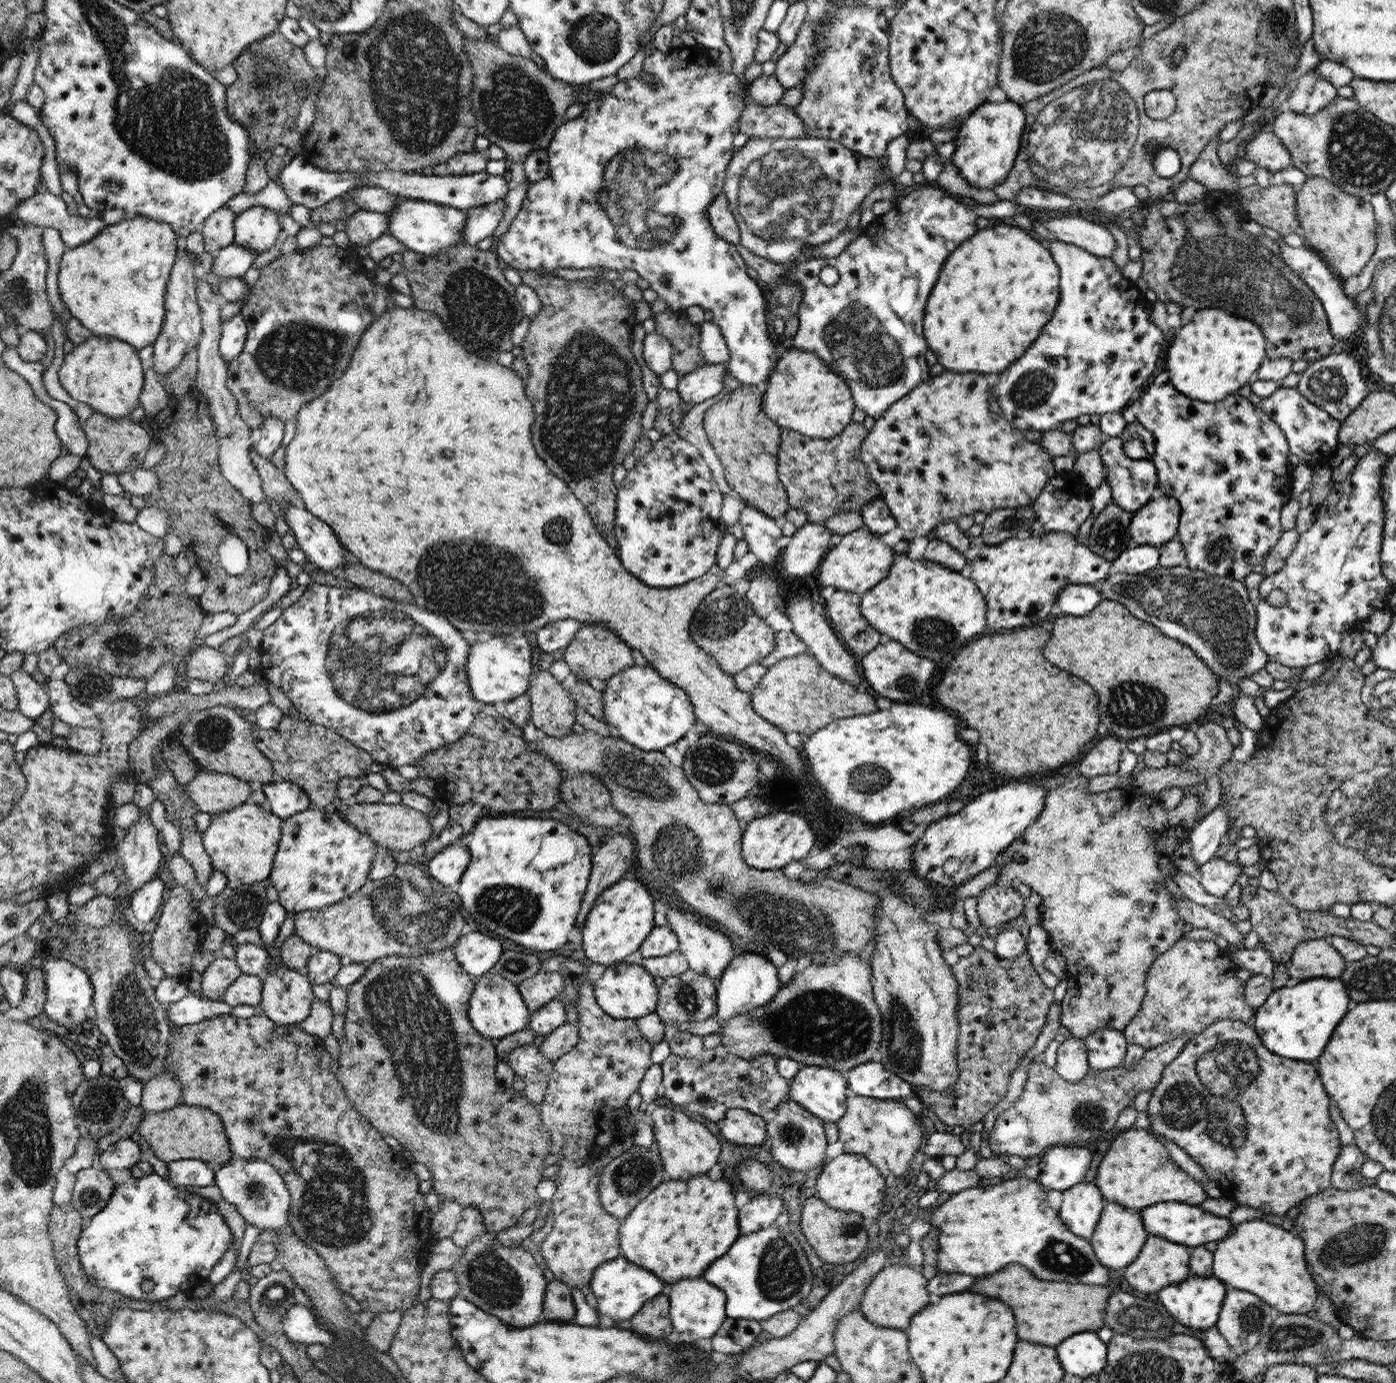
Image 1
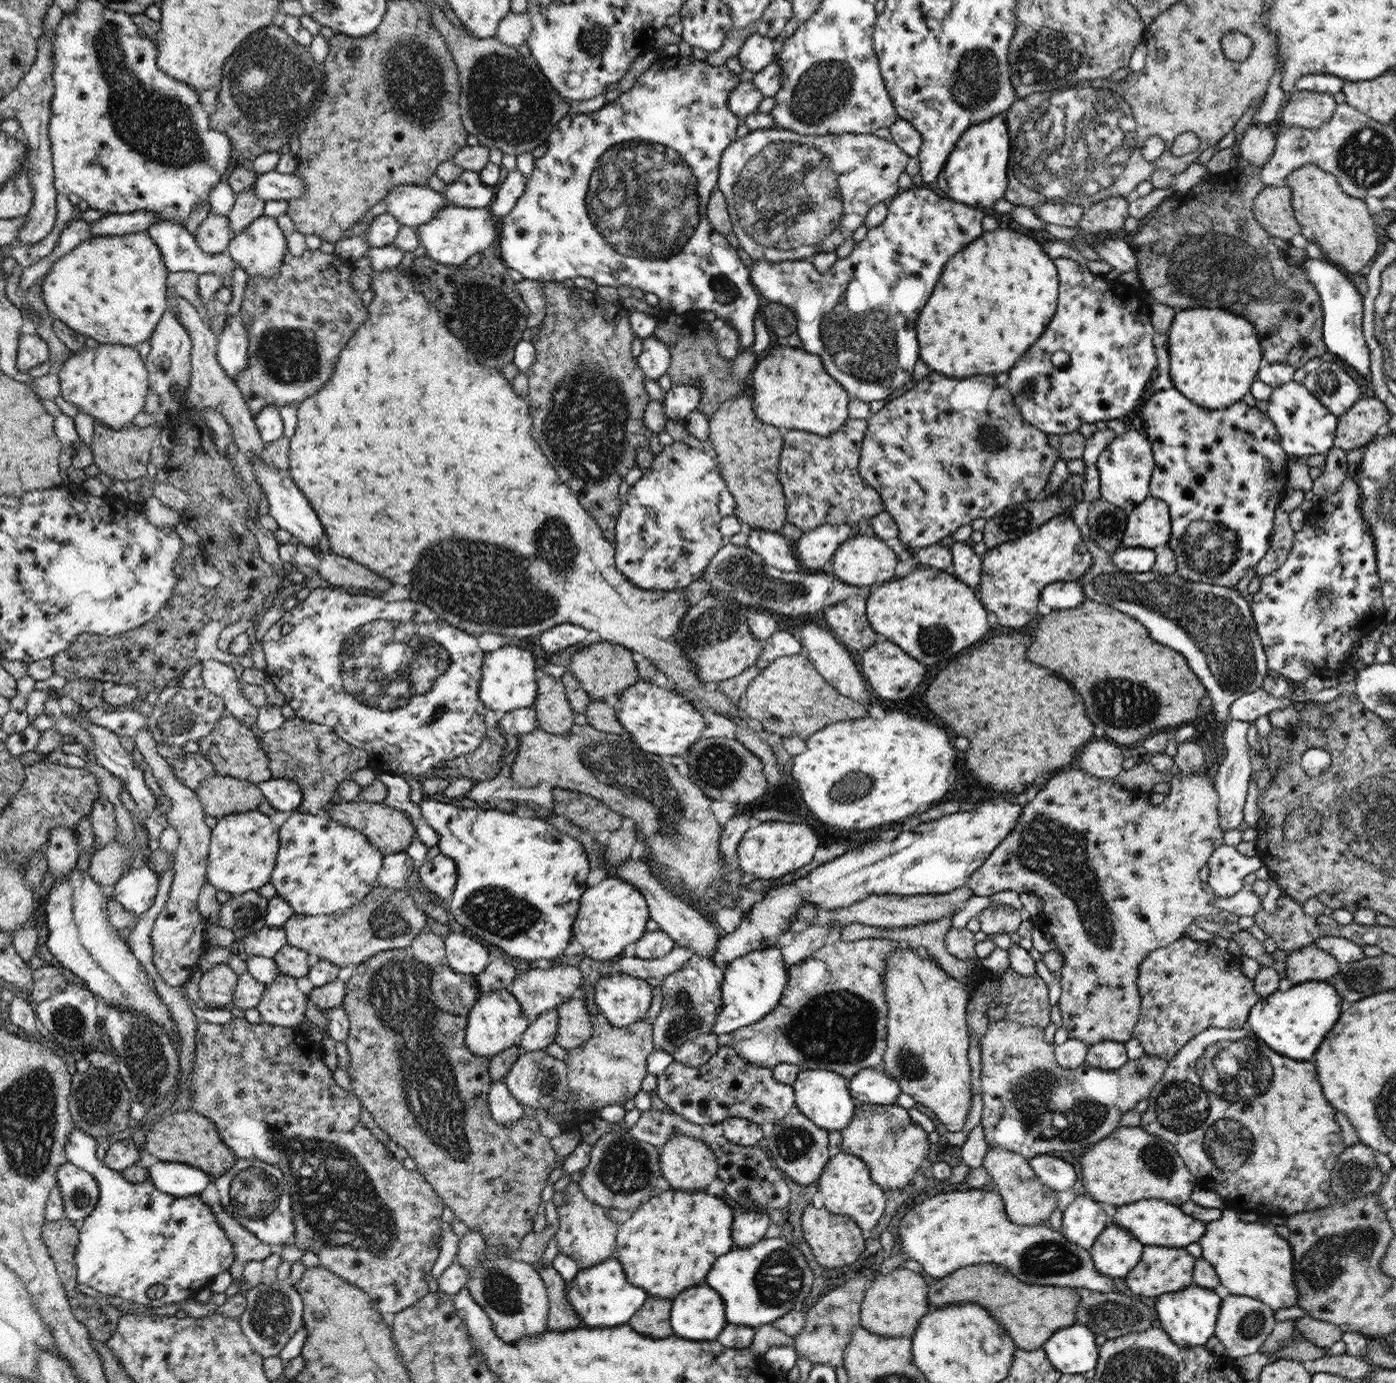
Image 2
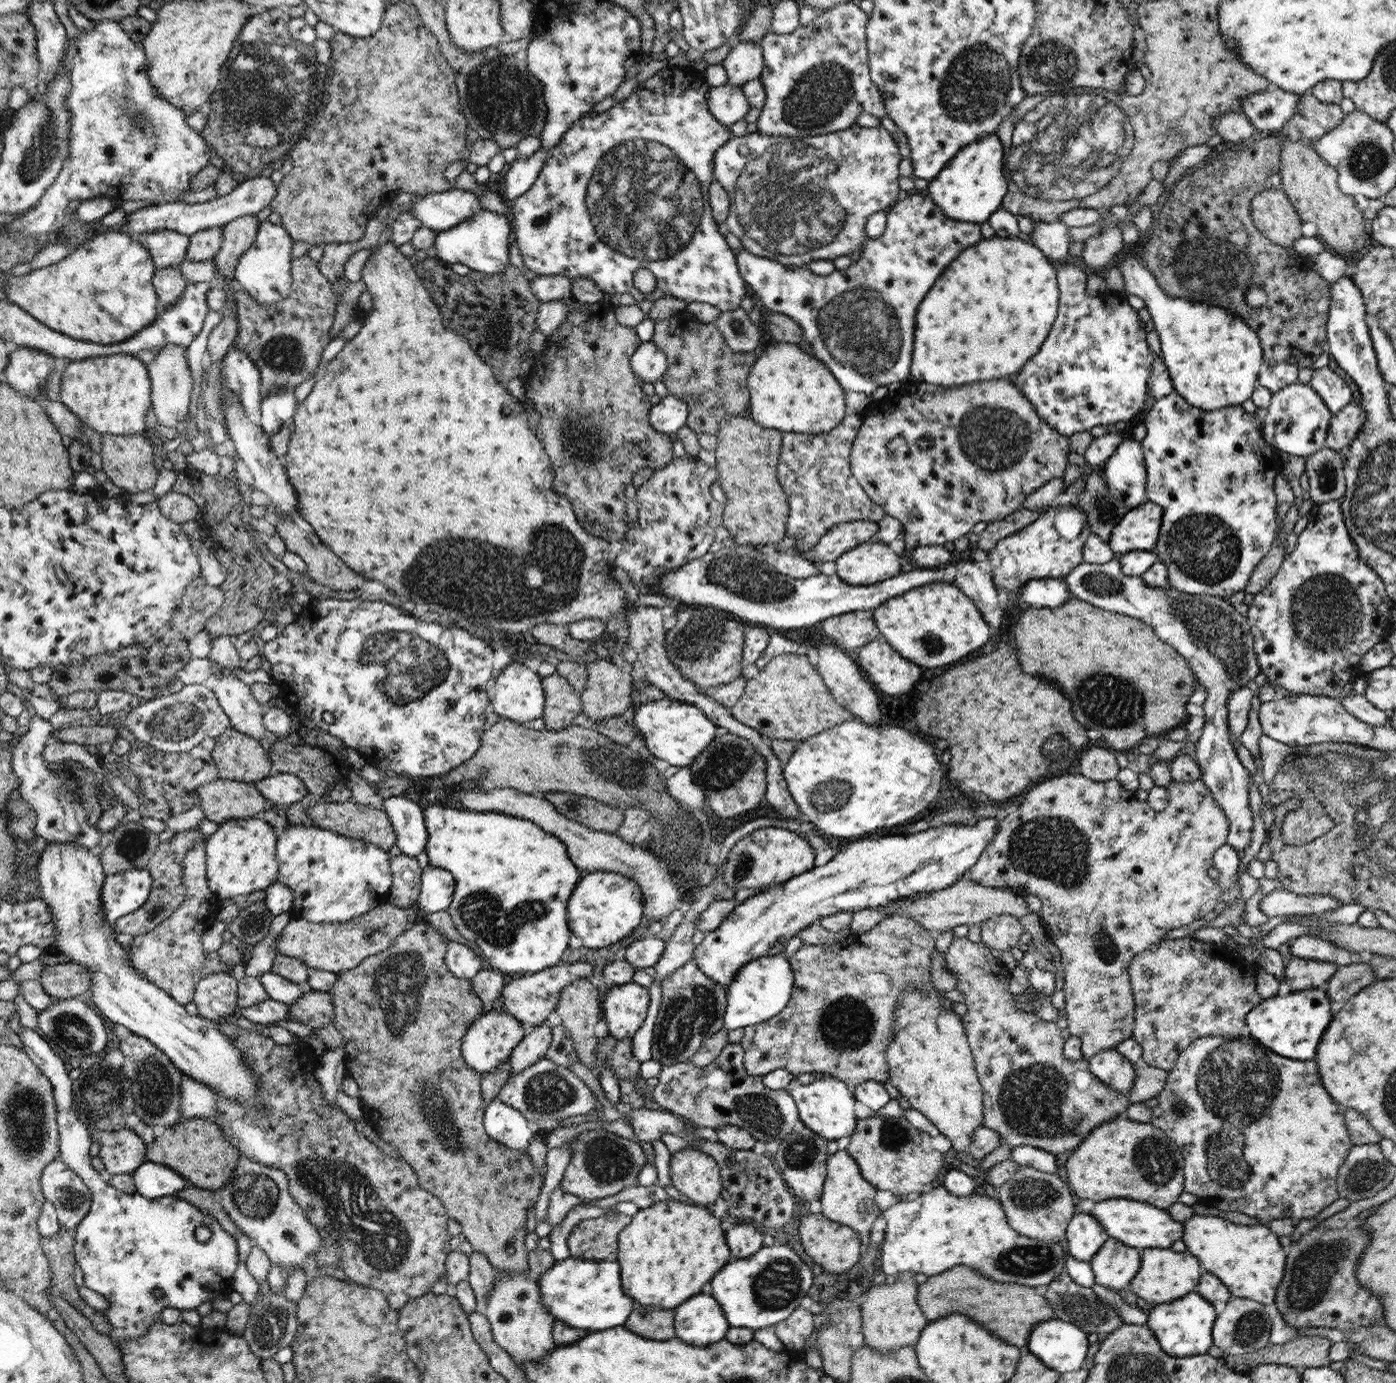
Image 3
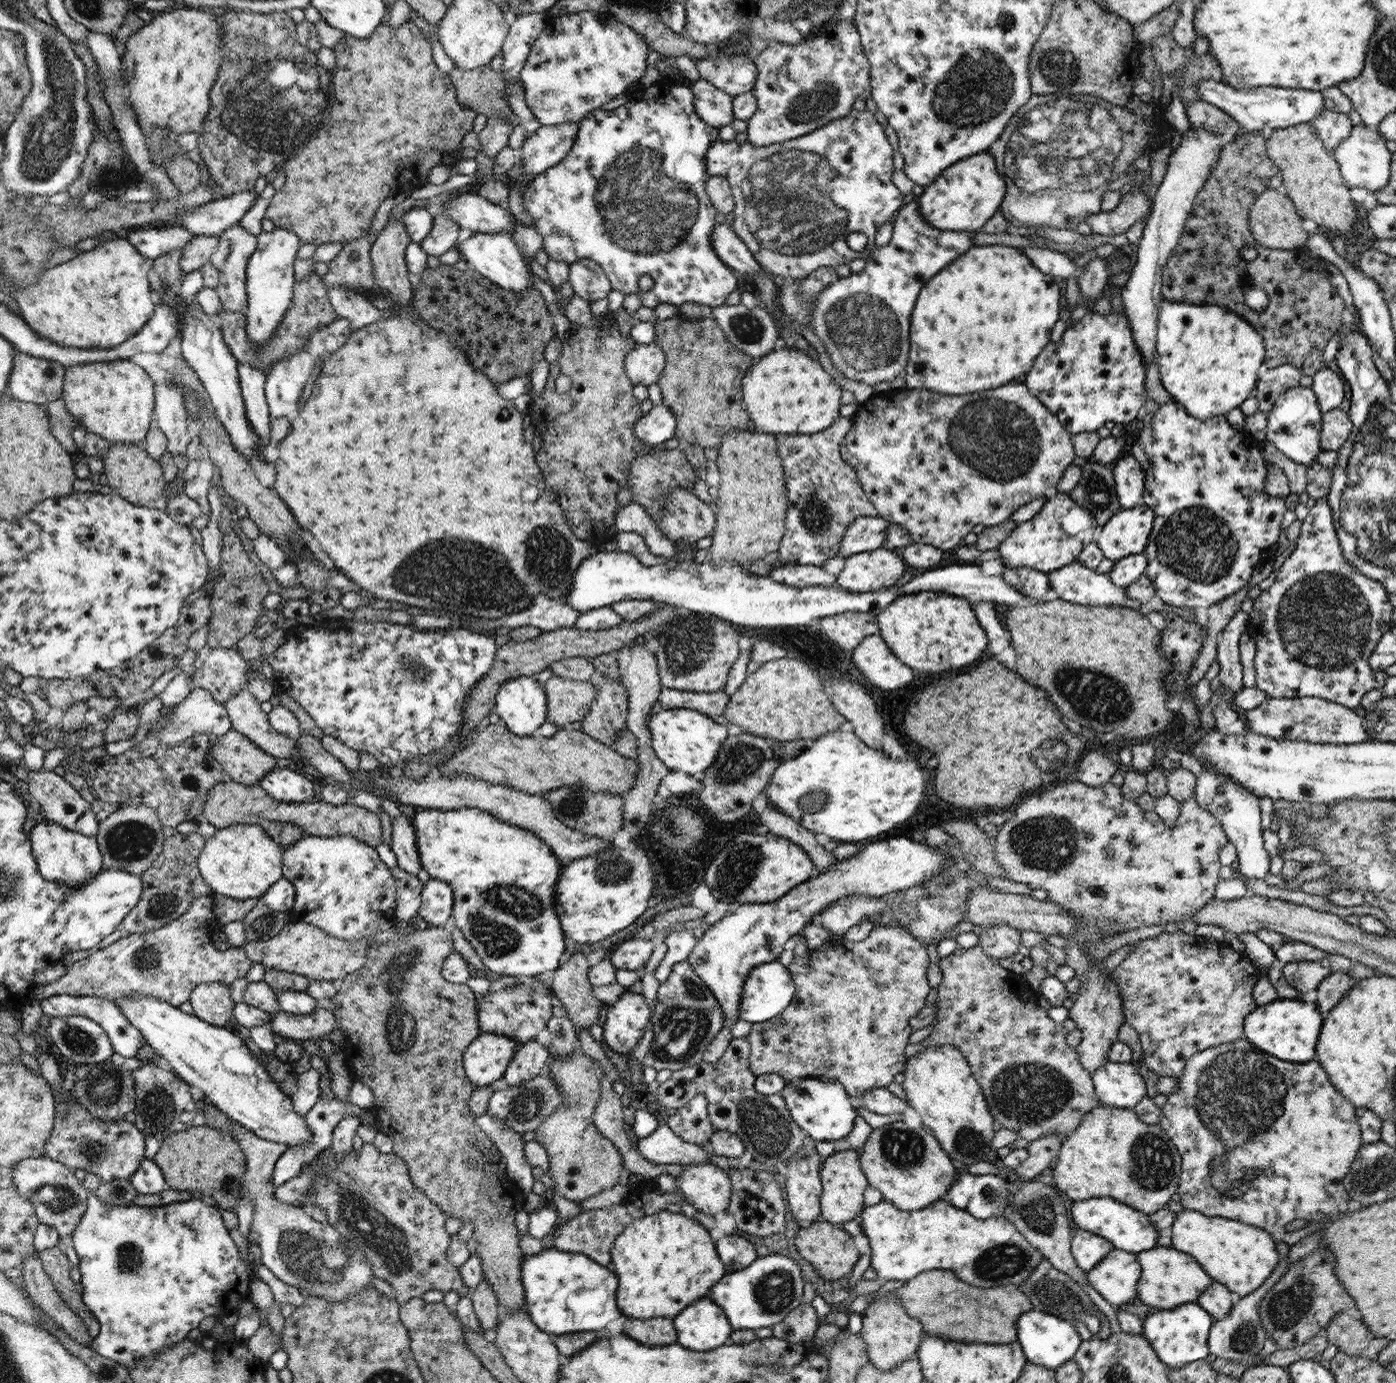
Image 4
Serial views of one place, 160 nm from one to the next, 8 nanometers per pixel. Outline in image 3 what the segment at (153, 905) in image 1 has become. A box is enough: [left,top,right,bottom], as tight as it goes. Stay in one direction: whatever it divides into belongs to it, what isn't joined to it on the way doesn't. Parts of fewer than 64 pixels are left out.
[103,868,154,926]

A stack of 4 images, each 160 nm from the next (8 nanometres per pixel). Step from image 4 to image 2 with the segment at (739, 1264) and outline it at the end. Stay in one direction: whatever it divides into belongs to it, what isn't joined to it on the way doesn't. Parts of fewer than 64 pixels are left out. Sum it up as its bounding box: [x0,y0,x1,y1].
[733,1210,773,1249]

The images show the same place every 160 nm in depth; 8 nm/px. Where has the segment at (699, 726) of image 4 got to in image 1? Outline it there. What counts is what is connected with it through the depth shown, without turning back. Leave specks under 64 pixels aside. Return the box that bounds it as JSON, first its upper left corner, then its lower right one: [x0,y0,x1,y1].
[603,665,694,752]

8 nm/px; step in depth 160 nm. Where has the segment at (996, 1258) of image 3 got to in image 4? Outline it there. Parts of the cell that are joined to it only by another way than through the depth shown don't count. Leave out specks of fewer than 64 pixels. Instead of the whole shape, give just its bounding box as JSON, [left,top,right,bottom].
[859,1199,1045,1288]

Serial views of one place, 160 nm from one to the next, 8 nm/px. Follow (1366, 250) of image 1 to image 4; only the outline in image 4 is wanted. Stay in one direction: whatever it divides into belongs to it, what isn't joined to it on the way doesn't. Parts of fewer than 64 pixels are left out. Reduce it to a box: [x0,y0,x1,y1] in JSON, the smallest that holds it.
[1265,123,1356,236]

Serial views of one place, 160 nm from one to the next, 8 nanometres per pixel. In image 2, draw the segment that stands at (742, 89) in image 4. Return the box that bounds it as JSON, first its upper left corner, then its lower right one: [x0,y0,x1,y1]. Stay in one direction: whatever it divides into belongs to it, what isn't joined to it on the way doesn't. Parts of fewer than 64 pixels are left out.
[736,32,776,73]

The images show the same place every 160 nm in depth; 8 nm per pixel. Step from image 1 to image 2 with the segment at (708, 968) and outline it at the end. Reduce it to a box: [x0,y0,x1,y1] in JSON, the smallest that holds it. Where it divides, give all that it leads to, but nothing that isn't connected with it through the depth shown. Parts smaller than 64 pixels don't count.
[612,858,722,961]

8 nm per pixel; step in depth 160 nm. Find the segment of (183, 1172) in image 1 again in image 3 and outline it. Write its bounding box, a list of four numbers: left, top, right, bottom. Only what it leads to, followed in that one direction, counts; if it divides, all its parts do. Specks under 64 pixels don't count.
[133,1160,190,1198]

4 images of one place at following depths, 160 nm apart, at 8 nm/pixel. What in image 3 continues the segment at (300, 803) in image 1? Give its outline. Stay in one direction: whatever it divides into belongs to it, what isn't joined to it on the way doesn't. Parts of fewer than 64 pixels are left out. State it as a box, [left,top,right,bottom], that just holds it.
[256,773,308,808]

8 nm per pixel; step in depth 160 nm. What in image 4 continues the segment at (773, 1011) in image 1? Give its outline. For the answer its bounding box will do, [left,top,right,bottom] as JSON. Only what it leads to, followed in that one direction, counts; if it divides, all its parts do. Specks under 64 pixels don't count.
[746,924,931,1098]

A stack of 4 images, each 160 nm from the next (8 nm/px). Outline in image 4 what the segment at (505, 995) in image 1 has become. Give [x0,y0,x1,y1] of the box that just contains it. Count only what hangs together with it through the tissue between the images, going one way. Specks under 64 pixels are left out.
[464,1032,518,1087]

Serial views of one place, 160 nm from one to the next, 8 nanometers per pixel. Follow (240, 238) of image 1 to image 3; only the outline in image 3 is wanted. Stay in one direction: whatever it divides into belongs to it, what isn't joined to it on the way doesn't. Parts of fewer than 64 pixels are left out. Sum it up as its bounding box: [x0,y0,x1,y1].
[235,221,293,305]

